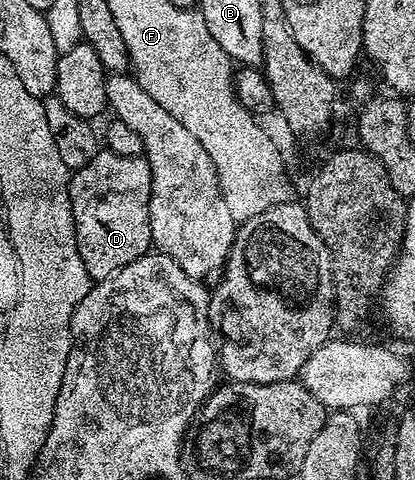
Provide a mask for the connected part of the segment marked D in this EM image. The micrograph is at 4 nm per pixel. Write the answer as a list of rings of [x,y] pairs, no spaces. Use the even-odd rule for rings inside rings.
[[[105,147],[84,167],[73,170],[70,202],[76,247],[91,282],[115,277],[121,269],[151,252],[149,195],[152,175],[144,156],[121,157]]]

